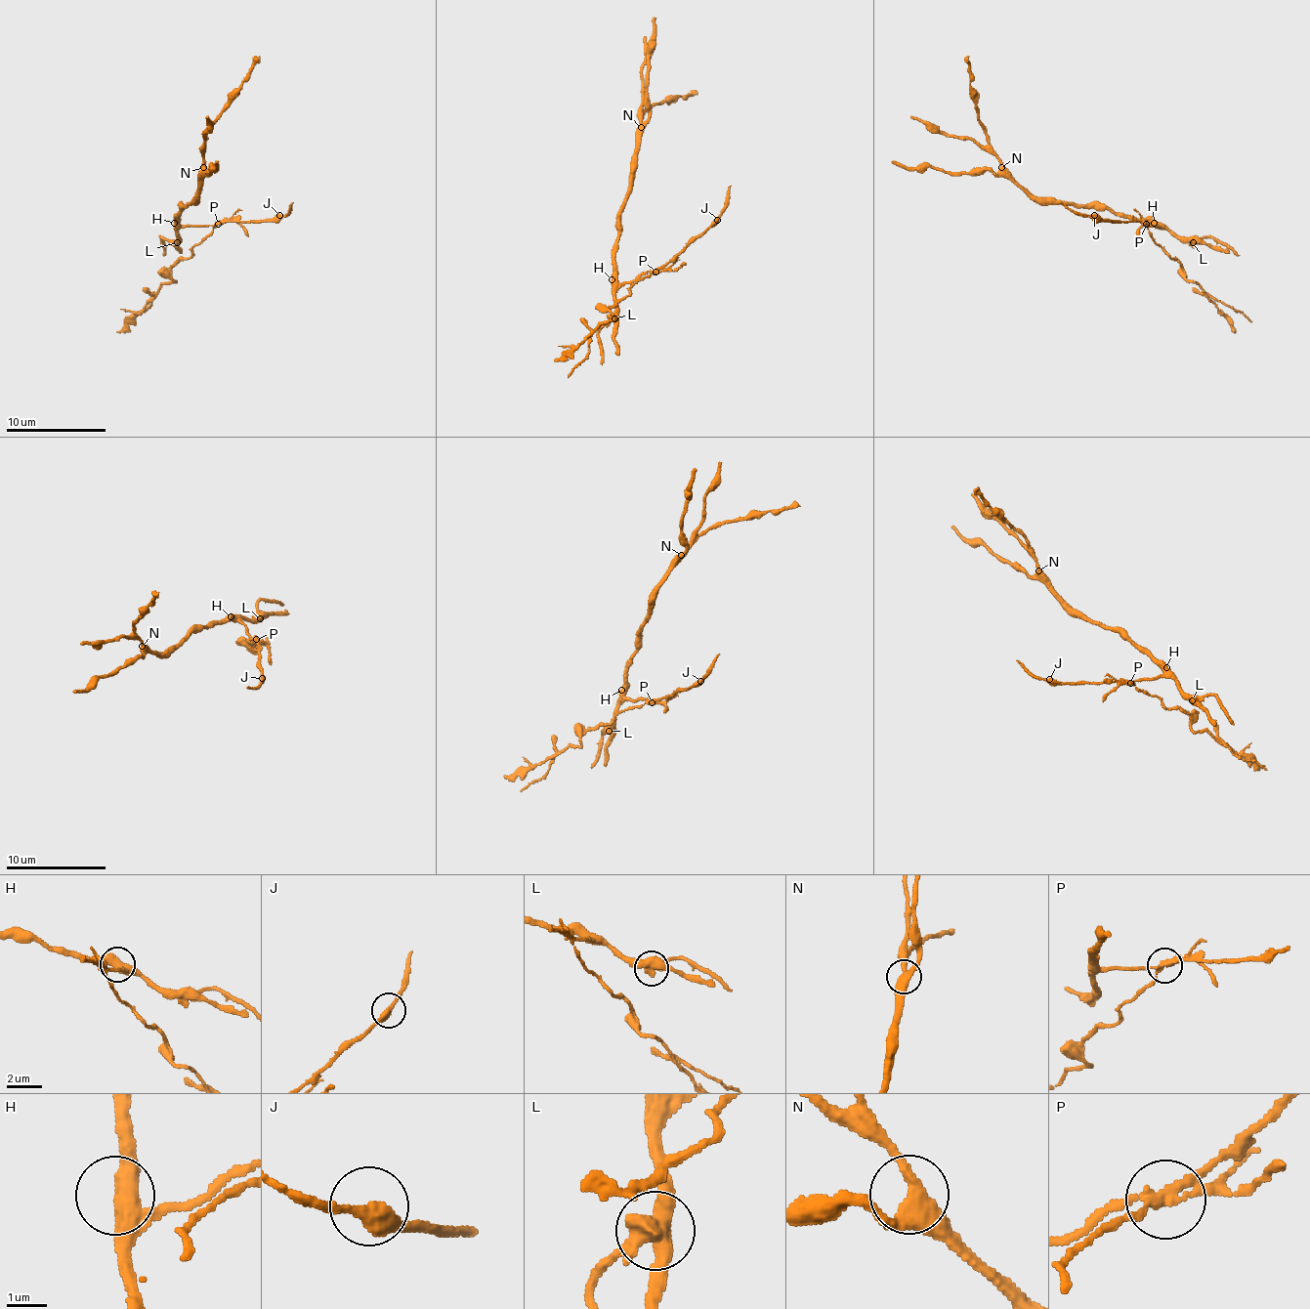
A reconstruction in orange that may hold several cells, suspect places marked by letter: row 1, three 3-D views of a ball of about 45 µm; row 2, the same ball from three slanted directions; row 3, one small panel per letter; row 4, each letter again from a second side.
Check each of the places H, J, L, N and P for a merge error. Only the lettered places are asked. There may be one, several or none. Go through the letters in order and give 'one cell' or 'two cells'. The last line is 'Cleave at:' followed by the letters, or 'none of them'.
H: one cell
J: one cell
L: two cells
N: one cell
P: two cells
Cleave at: L, P

